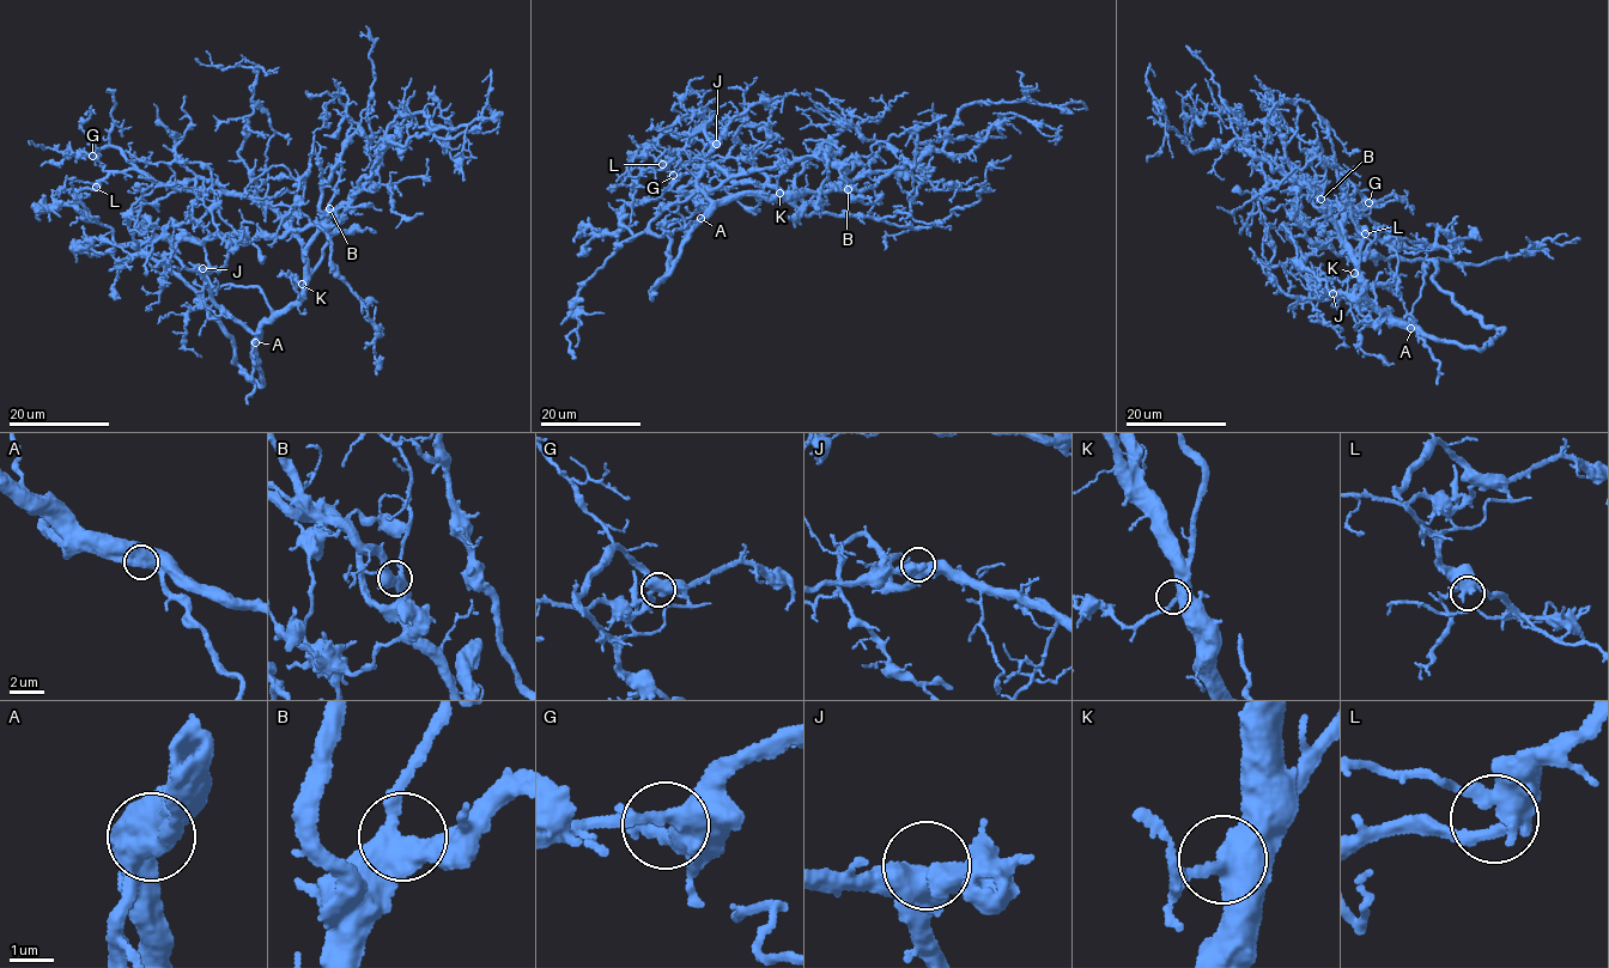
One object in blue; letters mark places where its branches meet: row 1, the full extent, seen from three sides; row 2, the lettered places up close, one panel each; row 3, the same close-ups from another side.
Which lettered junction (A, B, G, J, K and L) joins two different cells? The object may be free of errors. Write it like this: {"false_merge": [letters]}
{"false_merge": []}

